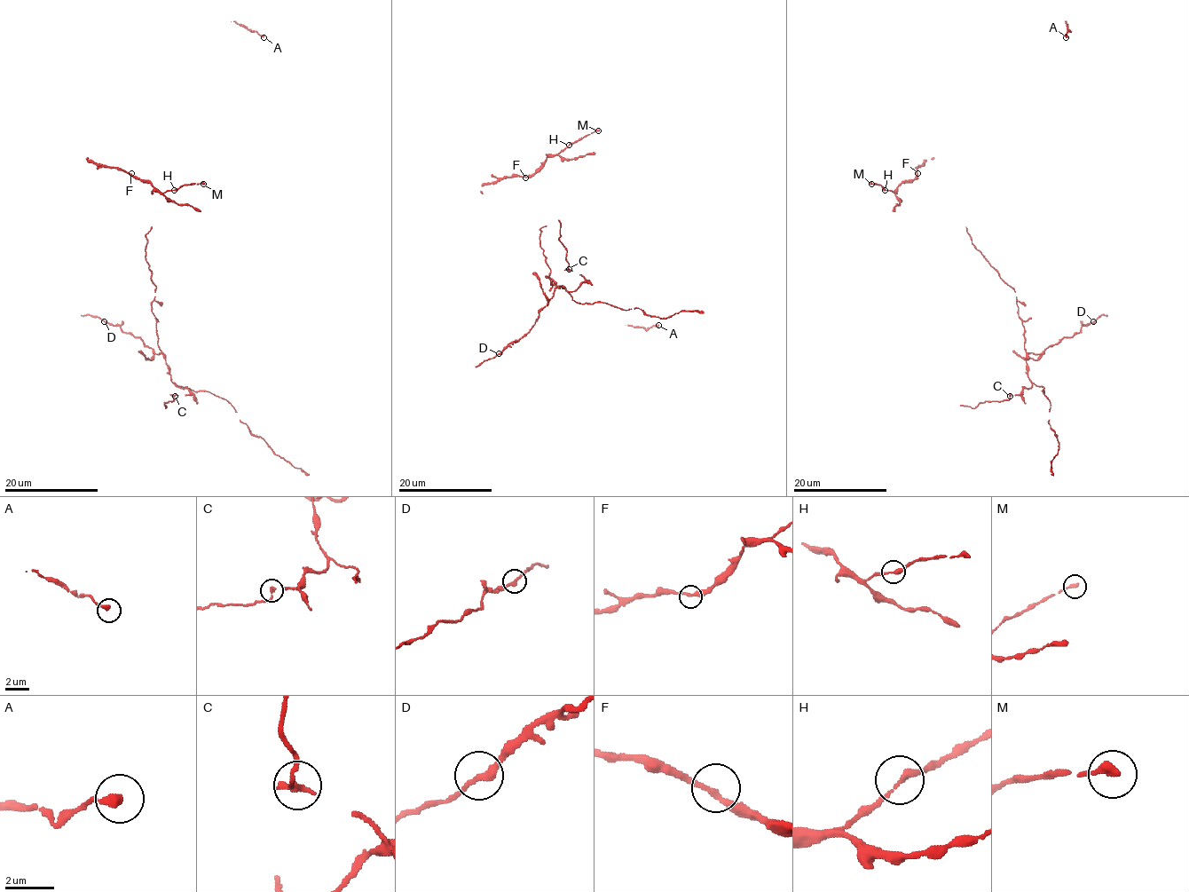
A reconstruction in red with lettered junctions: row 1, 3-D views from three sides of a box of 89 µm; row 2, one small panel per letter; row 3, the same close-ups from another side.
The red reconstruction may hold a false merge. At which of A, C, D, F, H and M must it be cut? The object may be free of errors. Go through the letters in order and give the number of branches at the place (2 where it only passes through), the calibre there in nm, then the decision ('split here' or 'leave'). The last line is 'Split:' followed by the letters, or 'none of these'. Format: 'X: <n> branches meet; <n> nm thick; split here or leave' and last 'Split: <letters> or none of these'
A: 1 branches meet; 360 nm thick; leave
C: 1 branches meet; 320 nm thick; split here
D: 2 branches meet; 240 nm thick; leave
F: 2 branches meet; 240 nm thick; leave
H: 2 branches meet; 240 nm thick; leave
M: 1 branches meet; 360 nm thick; leave
Split: C

